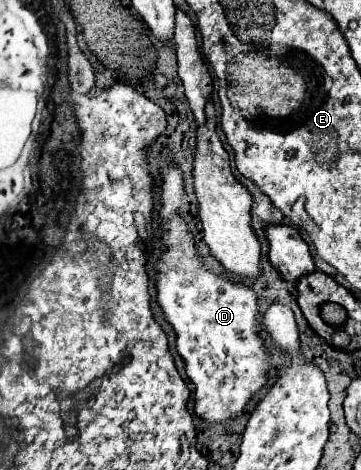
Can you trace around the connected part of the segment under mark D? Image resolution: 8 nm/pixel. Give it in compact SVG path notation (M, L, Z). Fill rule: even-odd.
M165 167L161 193L163 207L159 217L167 251L157 263L157 301L165 319L175 325L177 351L187 363L187 377L195 383L195 413L207 423L227 421L241 415L247 401L267 383L269 365L263 341L259 339L261 325L257 323L257 297L253 289L231 283L223 275L215 275L201 265L189 227L179 215L183 205L181 195L181 171L177 167Z

